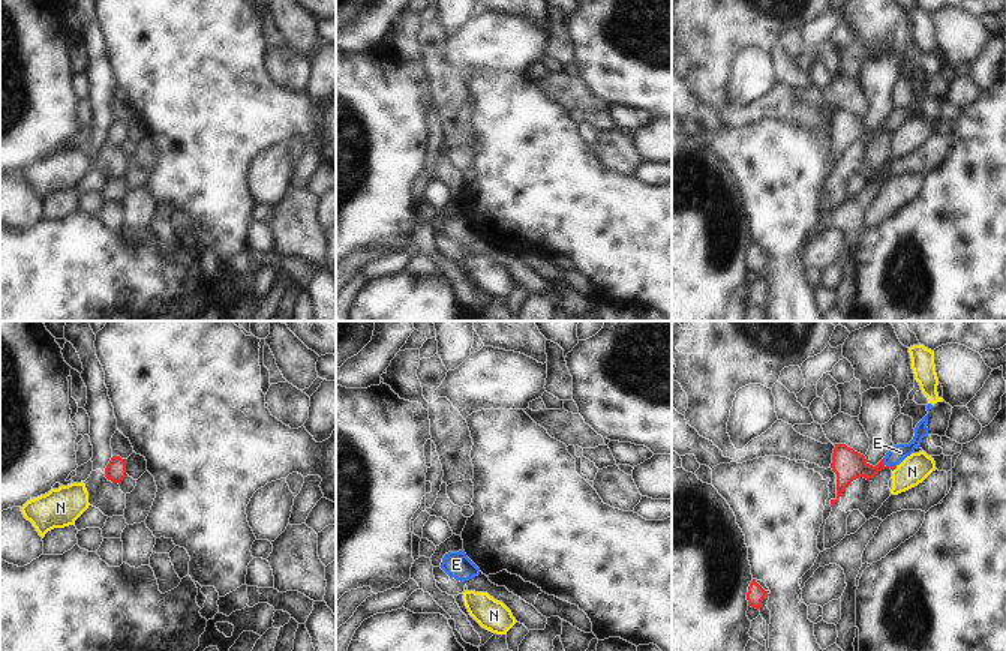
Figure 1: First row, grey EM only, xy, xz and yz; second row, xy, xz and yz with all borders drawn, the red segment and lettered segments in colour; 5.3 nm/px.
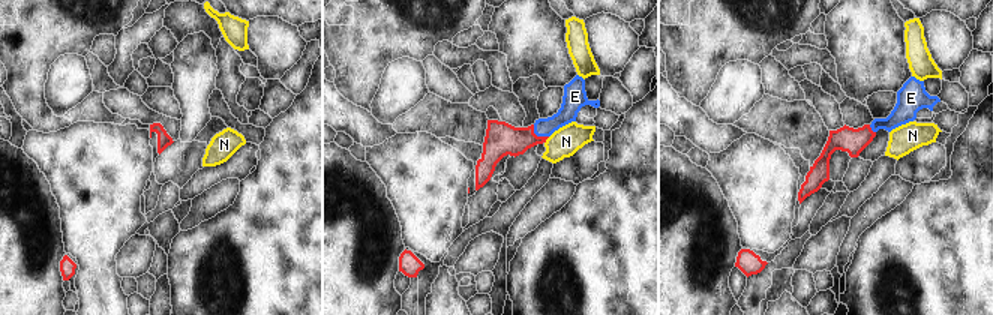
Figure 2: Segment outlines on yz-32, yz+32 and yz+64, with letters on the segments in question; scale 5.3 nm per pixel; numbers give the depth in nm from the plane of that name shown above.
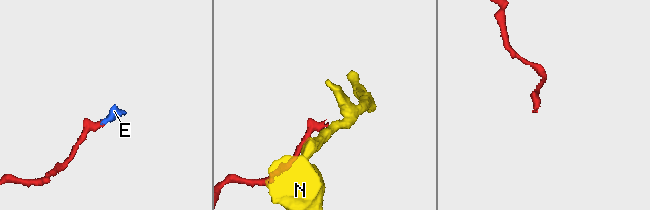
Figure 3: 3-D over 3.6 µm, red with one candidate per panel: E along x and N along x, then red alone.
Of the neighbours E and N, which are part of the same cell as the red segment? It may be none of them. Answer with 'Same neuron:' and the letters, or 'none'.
Same neuron: E.

